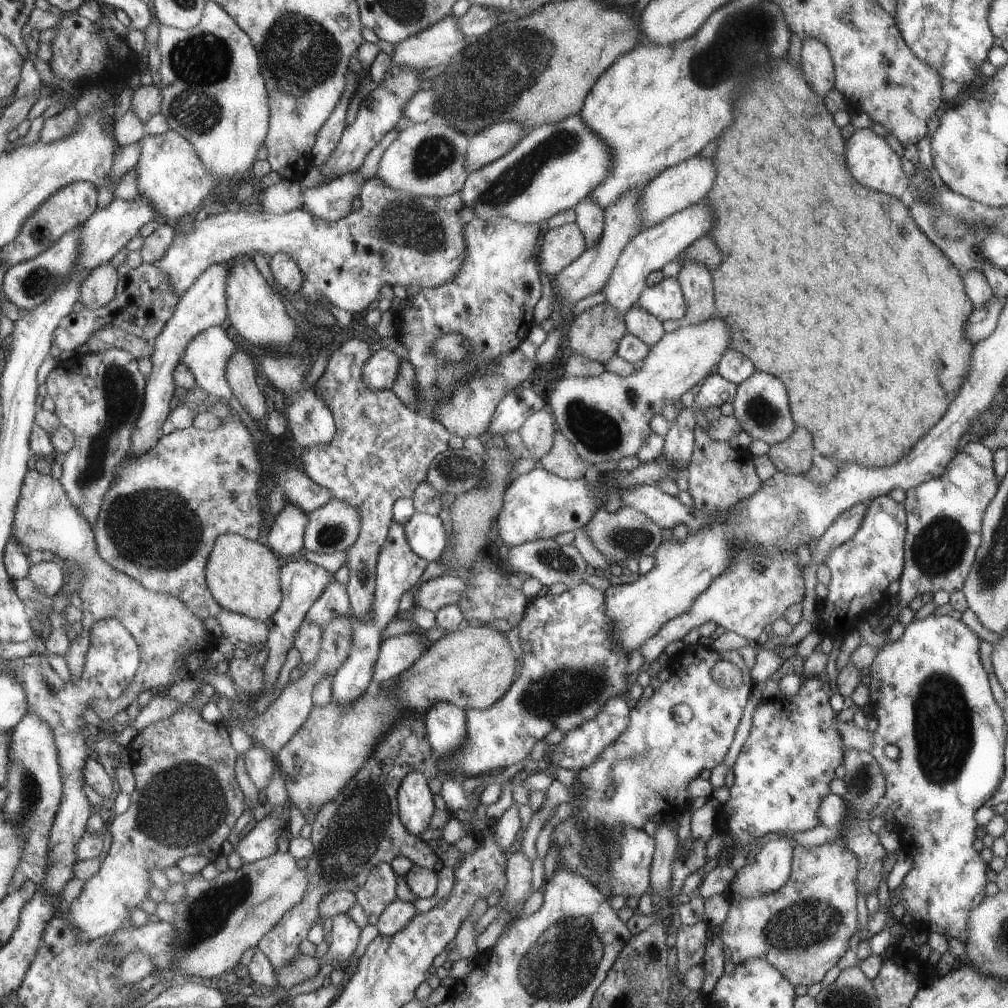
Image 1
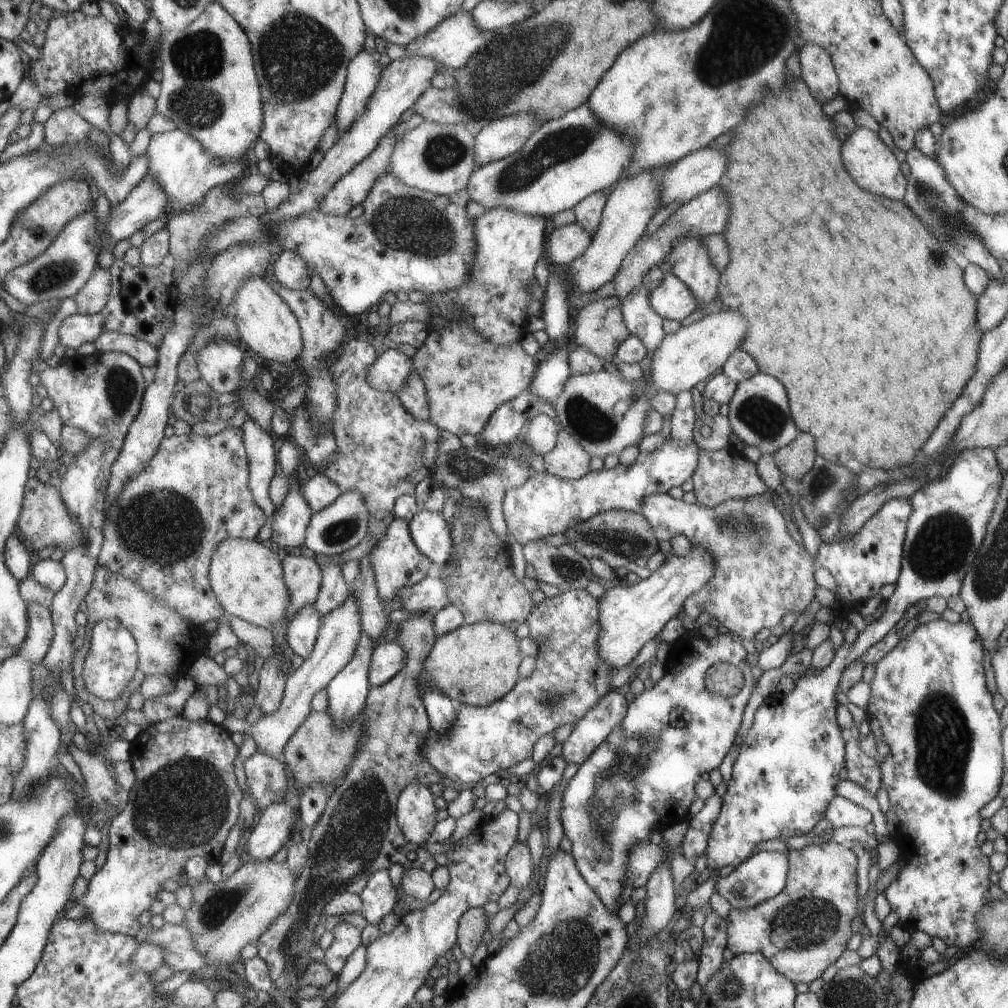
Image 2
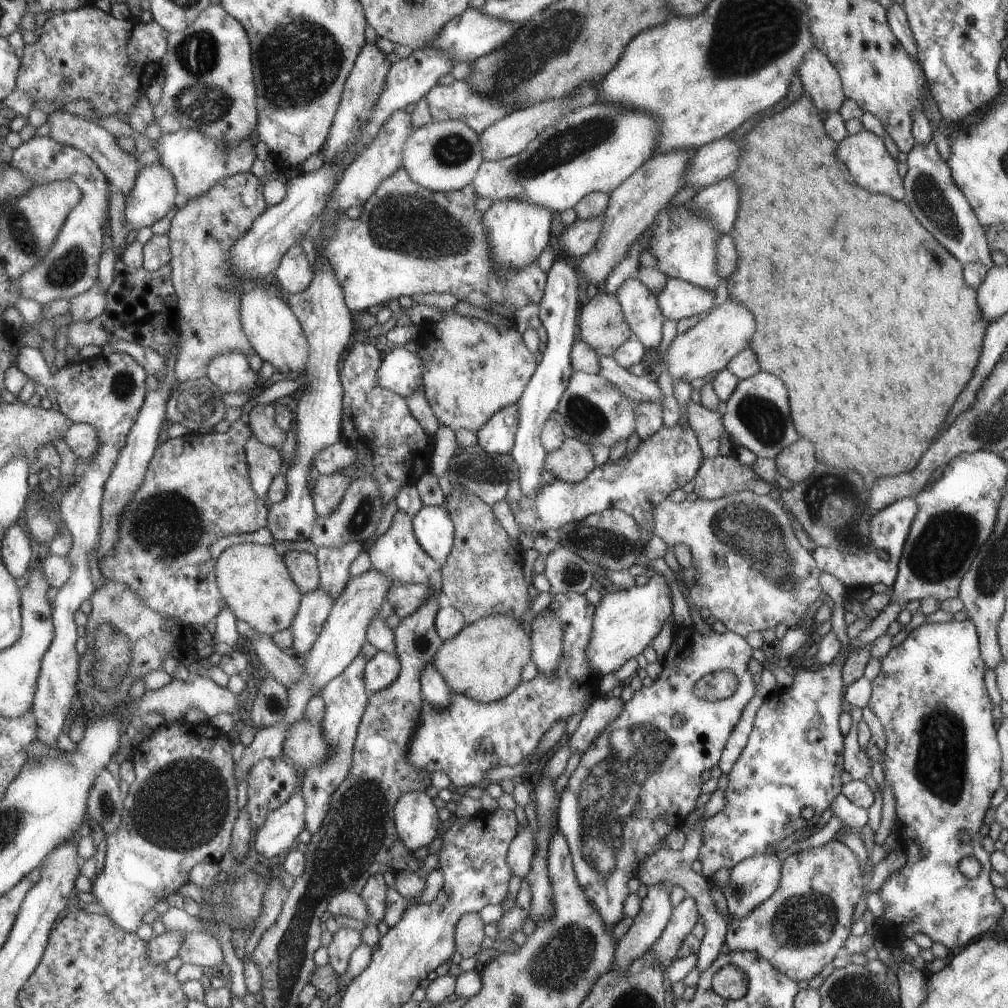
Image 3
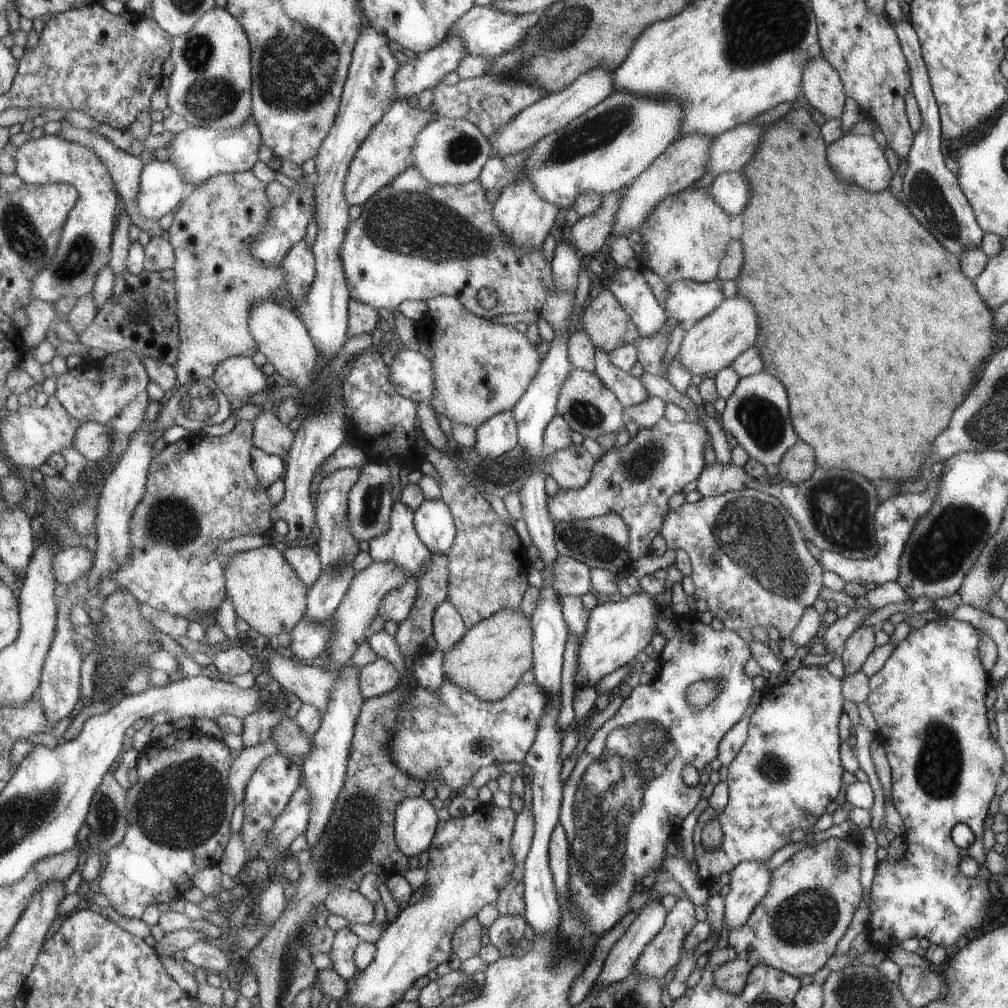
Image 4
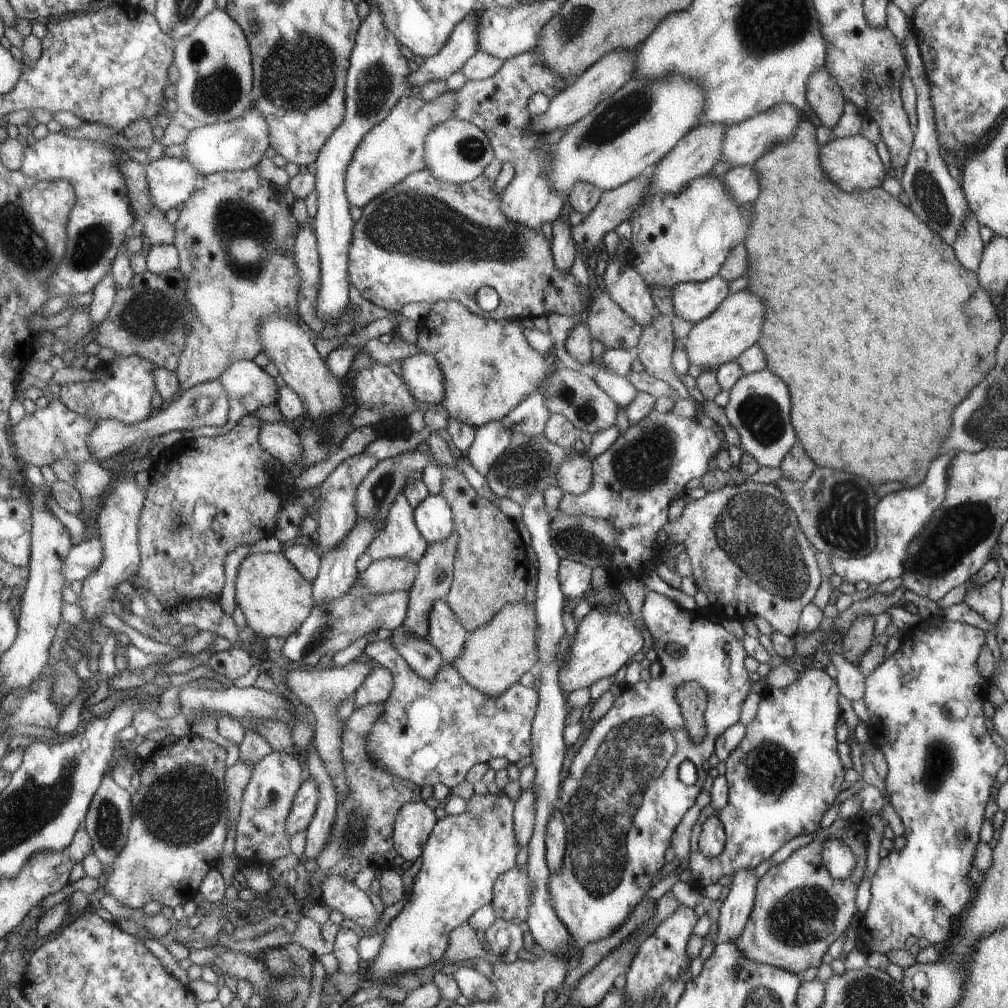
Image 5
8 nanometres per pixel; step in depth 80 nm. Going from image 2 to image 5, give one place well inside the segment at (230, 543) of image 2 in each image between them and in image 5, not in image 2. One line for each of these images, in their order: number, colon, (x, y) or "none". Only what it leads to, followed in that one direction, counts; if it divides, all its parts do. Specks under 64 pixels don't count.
3: (255, 581)
4: (267, 593)
5: (276, 598)

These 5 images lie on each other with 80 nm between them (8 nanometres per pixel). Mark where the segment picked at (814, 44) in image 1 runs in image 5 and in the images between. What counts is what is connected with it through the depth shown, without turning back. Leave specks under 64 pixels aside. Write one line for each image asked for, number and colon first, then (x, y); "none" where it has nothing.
2: (817, 72)
3: (819, 78)
4: (823, 90)
5: (824, 96)

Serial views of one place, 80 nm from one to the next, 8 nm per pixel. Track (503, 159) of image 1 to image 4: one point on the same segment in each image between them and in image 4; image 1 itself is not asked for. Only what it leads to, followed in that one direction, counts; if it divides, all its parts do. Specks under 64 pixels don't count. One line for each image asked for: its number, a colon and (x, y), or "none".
2: (567, 158)
3: (595, 147)
4: (602, 150)

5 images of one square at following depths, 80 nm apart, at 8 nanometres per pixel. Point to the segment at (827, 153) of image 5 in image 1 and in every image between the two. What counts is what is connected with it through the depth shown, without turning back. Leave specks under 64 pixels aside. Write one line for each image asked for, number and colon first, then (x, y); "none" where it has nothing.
1: (870, 159)
2: (870, 162)
3: (864, 155)
4: (856, 158)

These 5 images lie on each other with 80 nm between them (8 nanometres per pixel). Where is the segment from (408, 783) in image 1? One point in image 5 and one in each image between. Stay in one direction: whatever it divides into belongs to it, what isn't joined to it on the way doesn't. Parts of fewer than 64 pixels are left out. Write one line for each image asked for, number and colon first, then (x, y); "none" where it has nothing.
2: (417, 812)
3: (417, 818)
4: (417, 822)
5: (415, 824)

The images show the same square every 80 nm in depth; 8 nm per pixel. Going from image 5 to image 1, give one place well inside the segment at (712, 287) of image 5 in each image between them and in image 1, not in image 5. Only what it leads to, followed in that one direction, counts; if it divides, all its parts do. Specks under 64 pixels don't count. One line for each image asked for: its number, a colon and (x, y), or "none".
1: (665, 301)
2: (671, 300)
3: (678, 300)
4: (687, 301)

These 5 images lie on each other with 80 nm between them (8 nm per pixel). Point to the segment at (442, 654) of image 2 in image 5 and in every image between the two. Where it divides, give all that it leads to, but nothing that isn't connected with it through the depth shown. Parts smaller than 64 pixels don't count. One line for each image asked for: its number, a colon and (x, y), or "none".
3: (483, 661)
4: (494, 652)
5: (497, 653)

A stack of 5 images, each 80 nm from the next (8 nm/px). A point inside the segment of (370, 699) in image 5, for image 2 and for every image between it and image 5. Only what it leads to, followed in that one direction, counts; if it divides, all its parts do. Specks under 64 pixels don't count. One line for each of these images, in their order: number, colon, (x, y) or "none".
2: (390, 658)
3: (383, 669)
4: (382, 676)

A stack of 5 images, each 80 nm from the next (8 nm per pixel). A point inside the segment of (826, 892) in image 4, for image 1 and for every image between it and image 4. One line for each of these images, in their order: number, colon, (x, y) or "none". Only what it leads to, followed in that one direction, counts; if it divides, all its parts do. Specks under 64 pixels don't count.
1: (801, 929)
2: (801, 930)
3: (798, 929)

